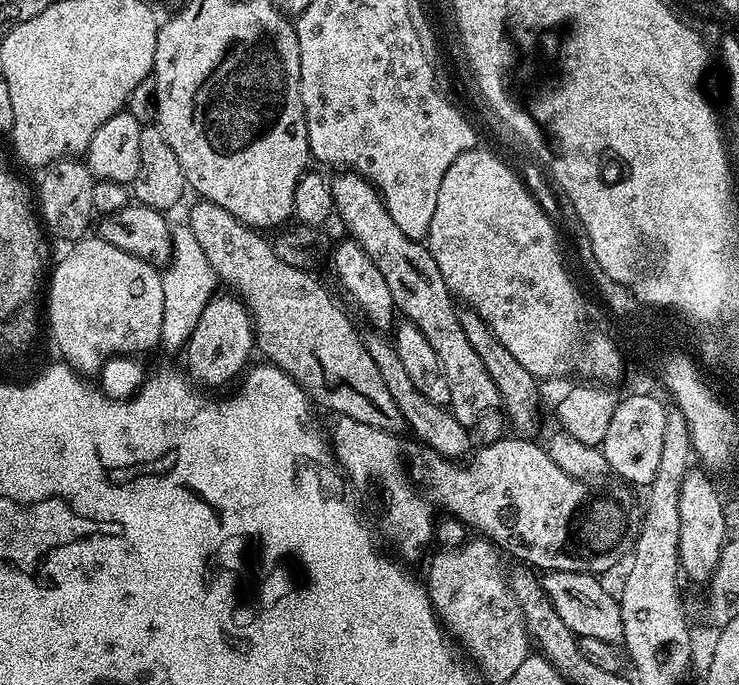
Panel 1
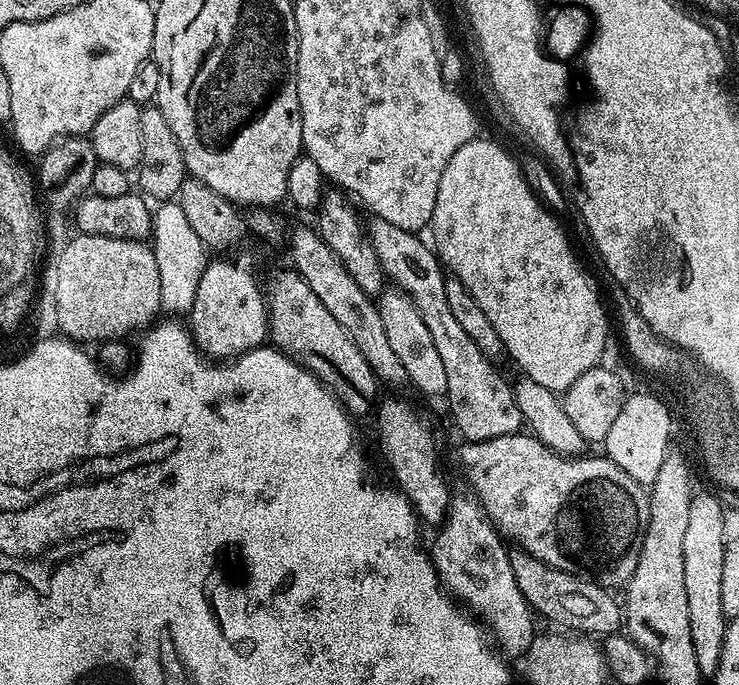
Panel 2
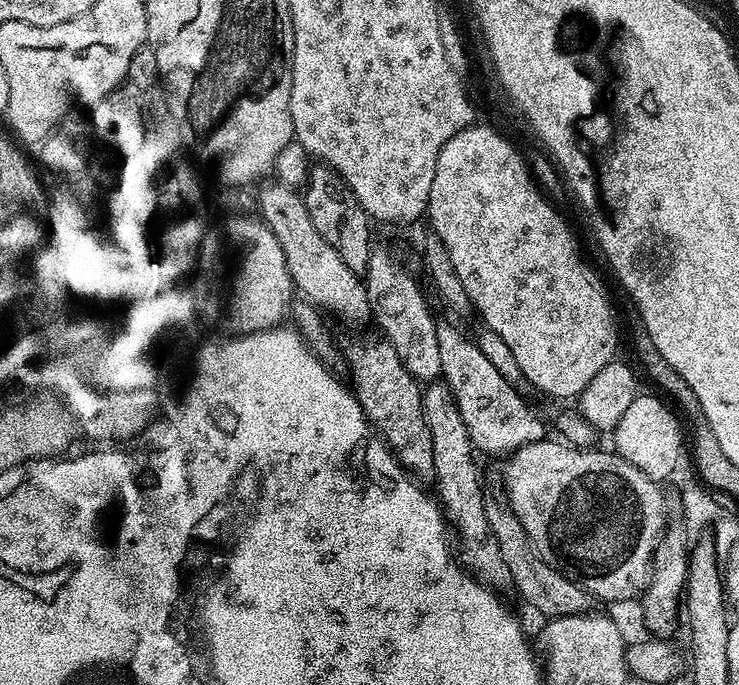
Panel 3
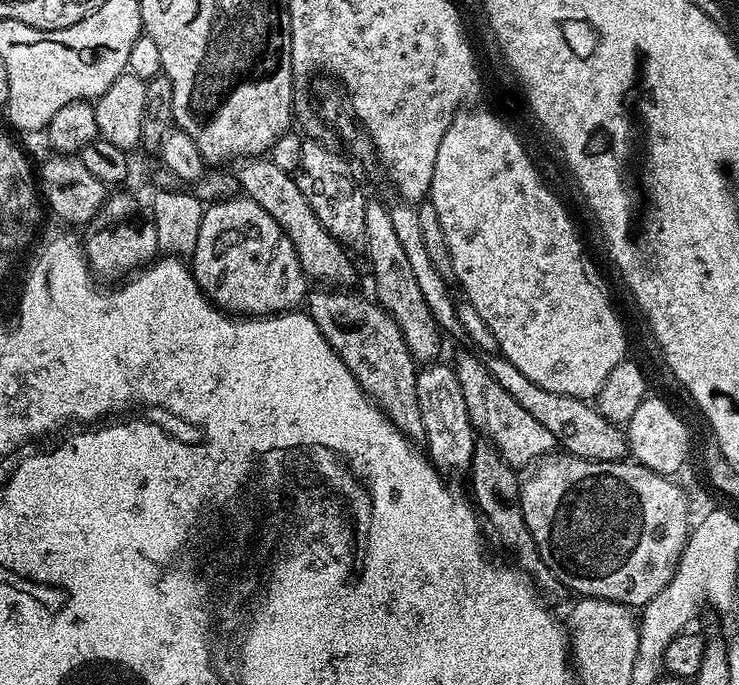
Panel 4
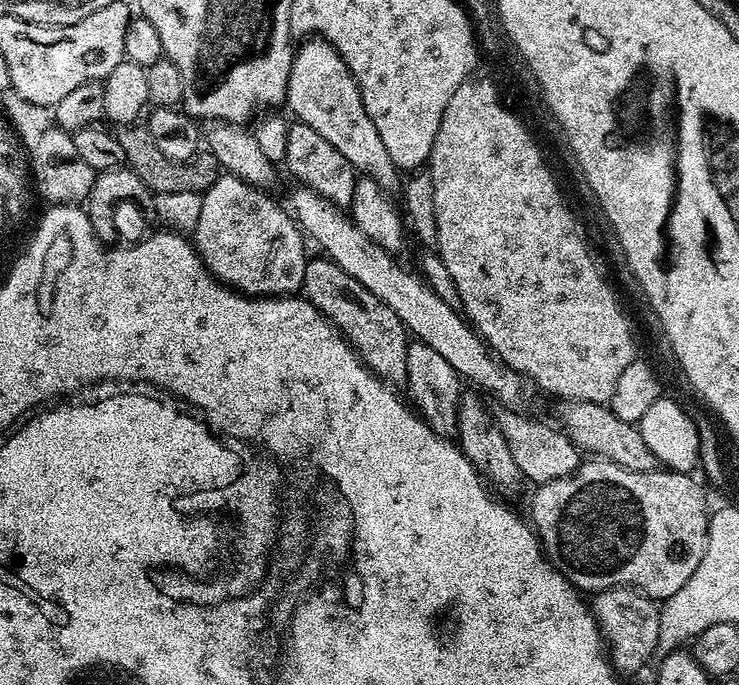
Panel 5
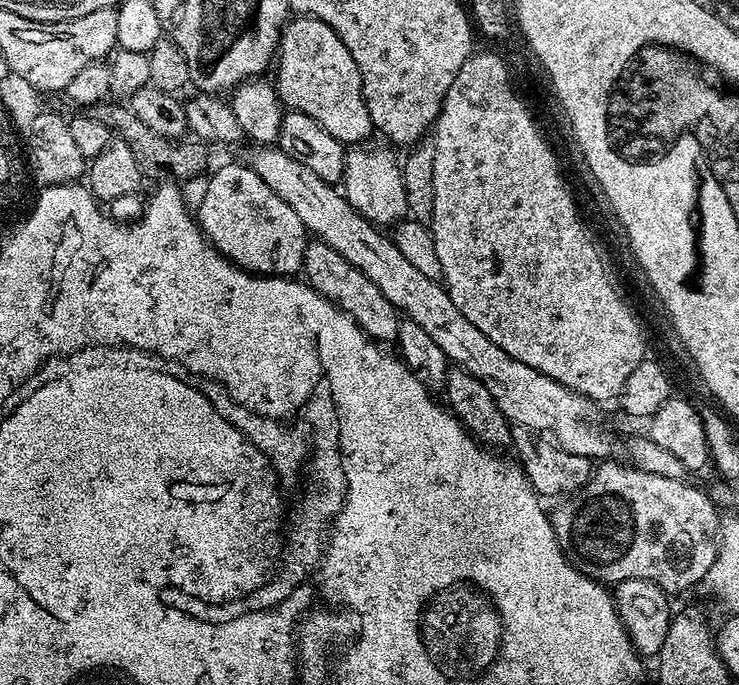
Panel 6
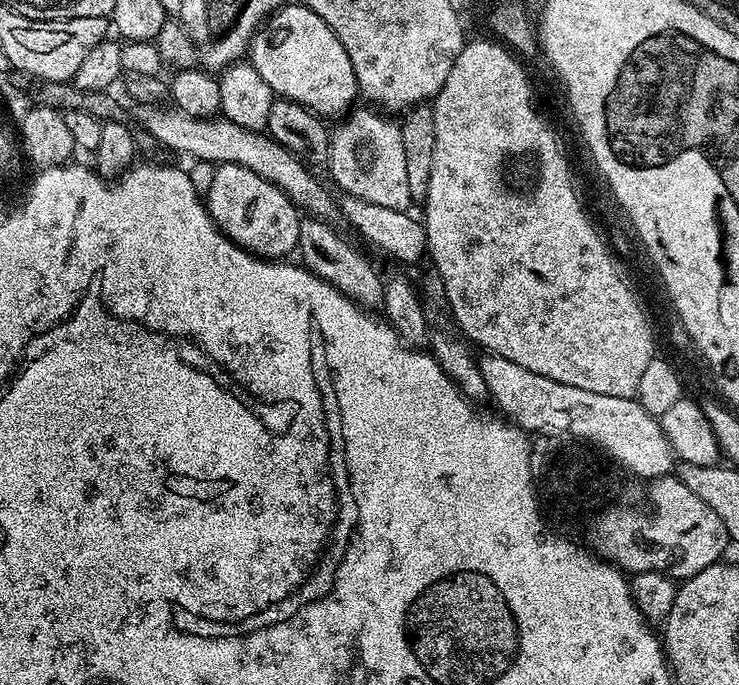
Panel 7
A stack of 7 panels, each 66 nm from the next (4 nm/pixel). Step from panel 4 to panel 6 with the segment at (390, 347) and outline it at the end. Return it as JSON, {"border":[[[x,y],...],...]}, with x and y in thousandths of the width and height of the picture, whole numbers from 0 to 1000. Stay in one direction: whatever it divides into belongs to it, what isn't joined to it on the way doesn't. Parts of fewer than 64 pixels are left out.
{"border":[[[429,347],[418,349],[411,366],[409,403],[436,435],[455,444],[461,454],[471,458],[497,491],[510,499],[535,498],[543,469],[536,448],[521,435],[517,423],[512,423],[512,418],[506,418],[506,412],[501,412],[501,406],[495,406],[495,400],[490,400],[490,394],[484,394],[455,365]]]}

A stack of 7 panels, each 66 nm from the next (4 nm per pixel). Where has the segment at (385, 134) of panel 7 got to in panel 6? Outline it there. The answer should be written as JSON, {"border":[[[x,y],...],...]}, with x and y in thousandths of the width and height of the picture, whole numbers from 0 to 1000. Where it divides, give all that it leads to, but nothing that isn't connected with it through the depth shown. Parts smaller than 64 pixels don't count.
{"border":[[[476,213],[465,229],[463,282],[479,307],[507,330],[535,330],[552,315],[549,272],[544,272],[544,254],[539,228],[525,216]]]}

